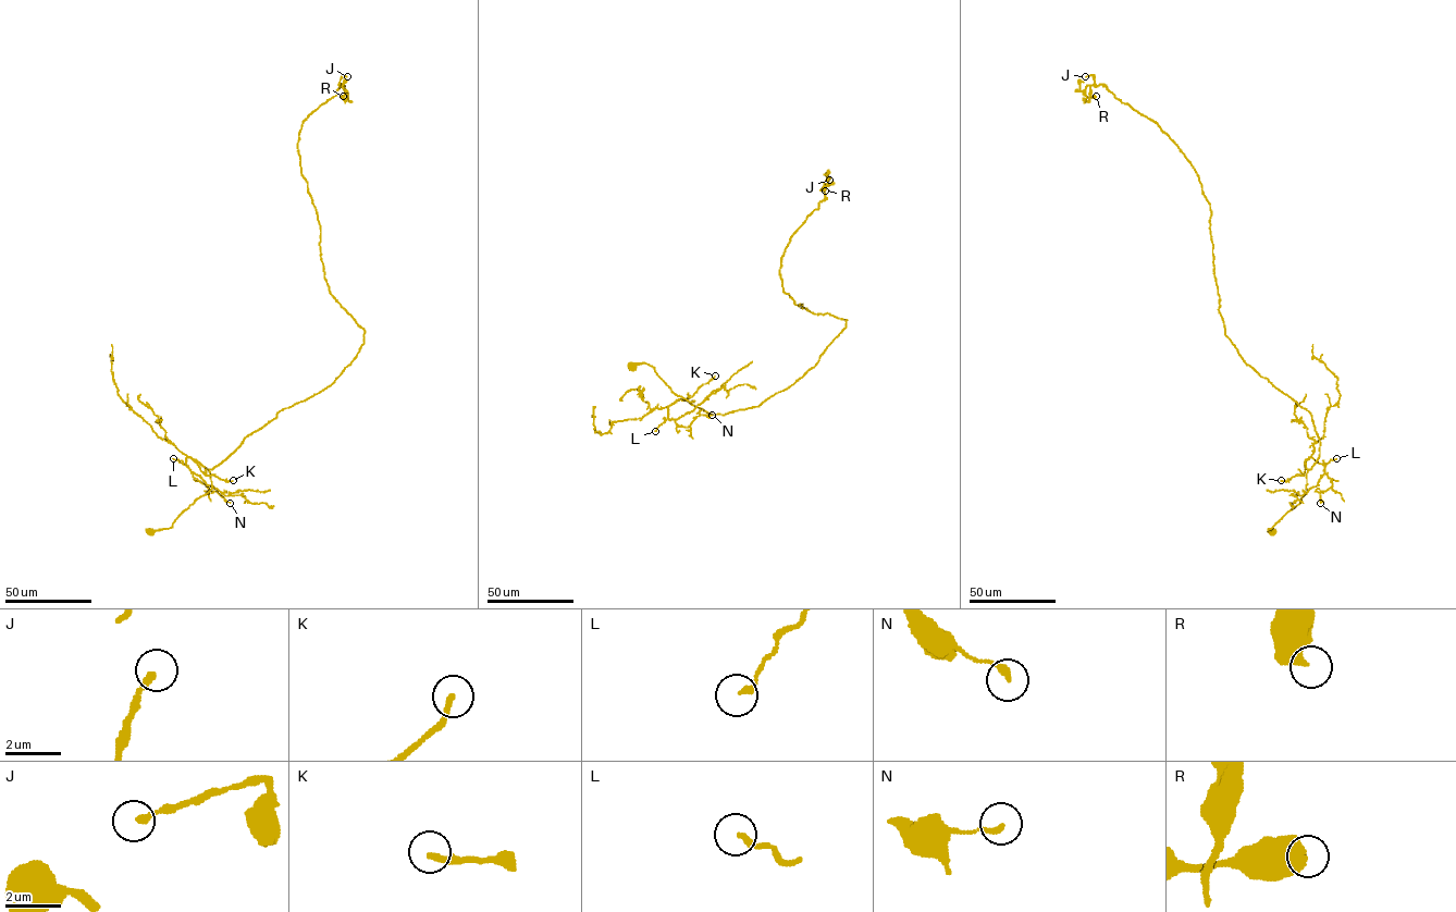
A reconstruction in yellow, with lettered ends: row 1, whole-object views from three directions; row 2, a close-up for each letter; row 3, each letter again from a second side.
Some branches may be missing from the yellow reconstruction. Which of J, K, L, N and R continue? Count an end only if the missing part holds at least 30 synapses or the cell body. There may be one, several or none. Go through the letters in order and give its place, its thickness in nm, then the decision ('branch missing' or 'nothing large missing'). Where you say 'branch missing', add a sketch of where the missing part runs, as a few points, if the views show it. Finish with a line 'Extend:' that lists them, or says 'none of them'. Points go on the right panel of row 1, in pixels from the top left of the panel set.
J: (1085, 76) | 240 nm | nothing large missing
K: (1281, 480) | 200 nm | nothing large missing
L: (1336, 458) | 190 nm | nothing large missing
N: (1320, 503) | 200 nm | nothing large missing
R: (1096, 96) | 460 nm | nothing large missing
Extend: none of them

